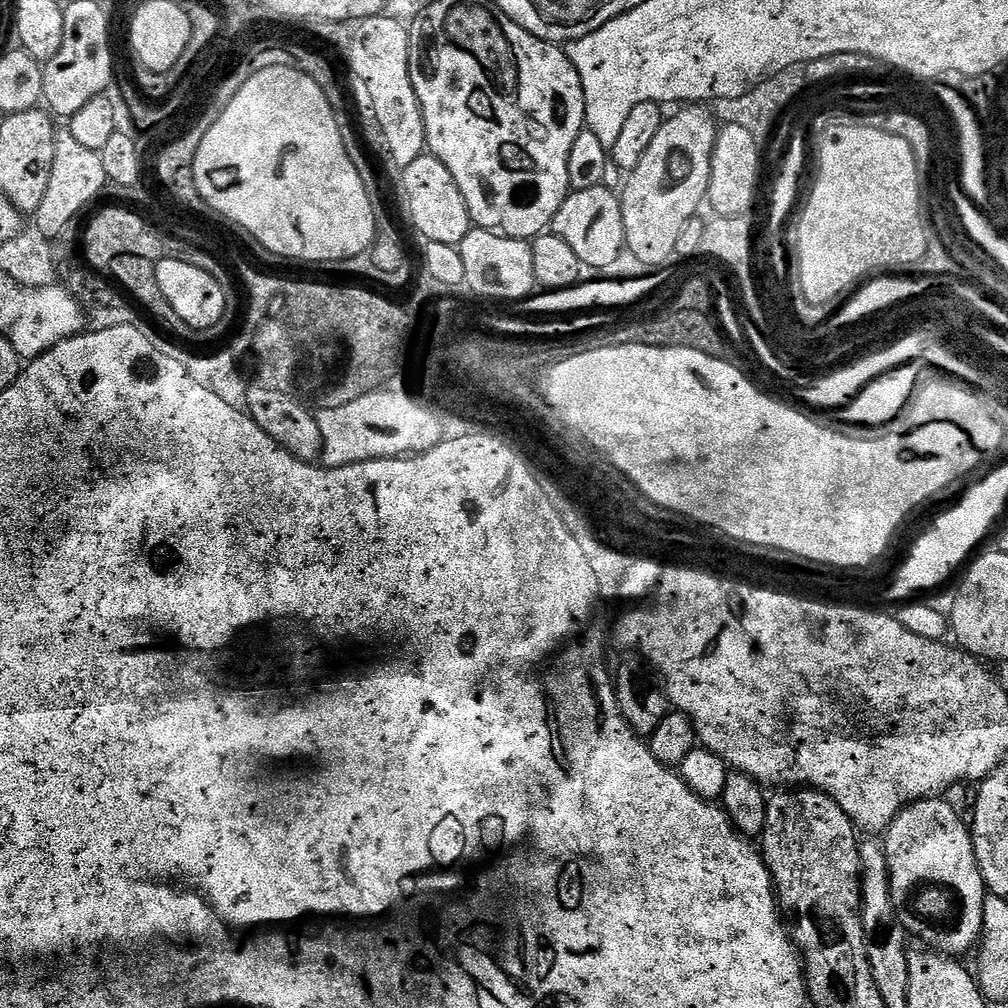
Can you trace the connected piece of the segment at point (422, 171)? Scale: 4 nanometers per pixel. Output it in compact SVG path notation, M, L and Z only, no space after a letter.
M425 154L403 168L402 176L404 204L408 207L408 216L420 238L459 246L462 238L466 238L466 234L474 225L470 210L466 206L466 198L462 198L462 190L458 190L458 182L454 182L454 174L446 170L446 166L438 157Z

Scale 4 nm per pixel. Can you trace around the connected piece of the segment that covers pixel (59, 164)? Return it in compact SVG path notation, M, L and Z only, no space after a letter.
M66 130L57 131L54 142L54 166L50 170L50 186L46 186L46 195L42 197L42 206L38 206L38 210L34 213L35 231L42 233L47 240L55 241L56 236L62 235L71 226L72 219L103 190L104 184L108 183L106 166L102 166L100 153L88 149L87 146L81 146L74 138L74 134L70 134Z

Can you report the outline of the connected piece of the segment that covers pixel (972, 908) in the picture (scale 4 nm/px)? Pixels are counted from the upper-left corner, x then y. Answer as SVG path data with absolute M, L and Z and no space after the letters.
M933 798L930 800L915 800L913 804L907 804L901 812L896 815L891 826L883 833L882 843L886 850L886 858L888 859L888 869L890 870L890 890L892 891L892 901L896 904L896 910L900 918L901 924L909 933L912 932L916 936L921 936L925 940L923 942L931 951L939 952L943 956L953 958L963 957L963 952L968 952L977 947L978 941L984 930L984 898L986 889L984 879L980 873L980 867L976 861L976 851L972 845L972 833L969 825L944 801L944 798Z

